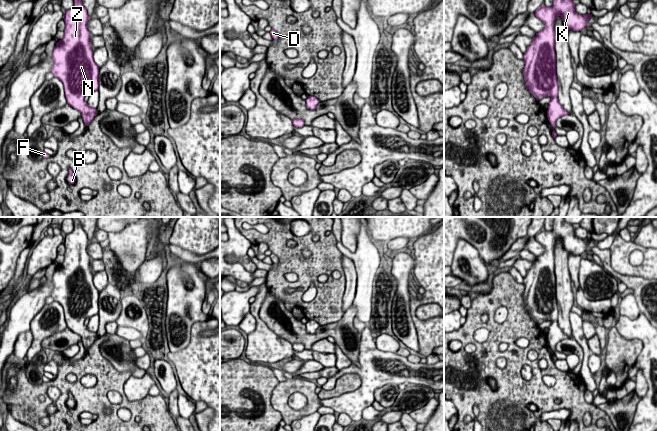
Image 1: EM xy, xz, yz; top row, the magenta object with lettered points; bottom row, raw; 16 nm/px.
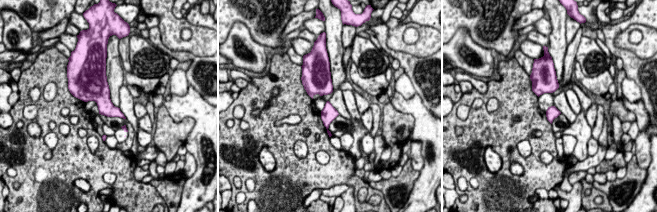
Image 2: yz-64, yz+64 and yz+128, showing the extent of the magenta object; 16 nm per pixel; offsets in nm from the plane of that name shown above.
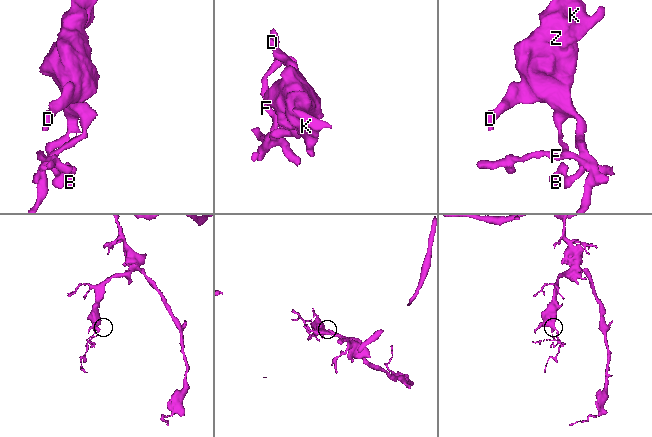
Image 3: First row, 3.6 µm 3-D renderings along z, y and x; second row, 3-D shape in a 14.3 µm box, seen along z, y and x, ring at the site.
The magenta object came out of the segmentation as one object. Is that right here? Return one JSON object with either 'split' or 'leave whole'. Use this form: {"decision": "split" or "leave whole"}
{"decision": "split"}

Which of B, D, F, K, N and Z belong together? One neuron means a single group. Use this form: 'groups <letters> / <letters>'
groups B F / D K N Z

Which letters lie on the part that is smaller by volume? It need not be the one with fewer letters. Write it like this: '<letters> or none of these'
B, F

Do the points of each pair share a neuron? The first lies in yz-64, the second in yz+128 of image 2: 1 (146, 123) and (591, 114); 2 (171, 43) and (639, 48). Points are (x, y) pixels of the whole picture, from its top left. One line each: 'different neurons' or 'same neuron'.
1: same neuron
2: same neuron

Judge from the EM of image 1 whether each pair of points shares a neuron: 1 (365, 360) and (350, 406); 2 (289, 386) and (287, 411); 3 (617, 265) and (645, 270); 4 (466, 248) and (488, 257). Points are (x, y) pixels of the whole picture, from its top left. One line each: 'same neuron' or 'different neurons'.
1: same neuron
2: same neuron
3: same neuron
4: different neurons

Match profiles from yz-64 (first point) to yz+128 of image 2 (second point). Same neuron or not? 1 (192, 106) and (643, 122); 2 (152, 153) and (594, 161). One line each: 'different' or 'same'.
1: same
2: same

